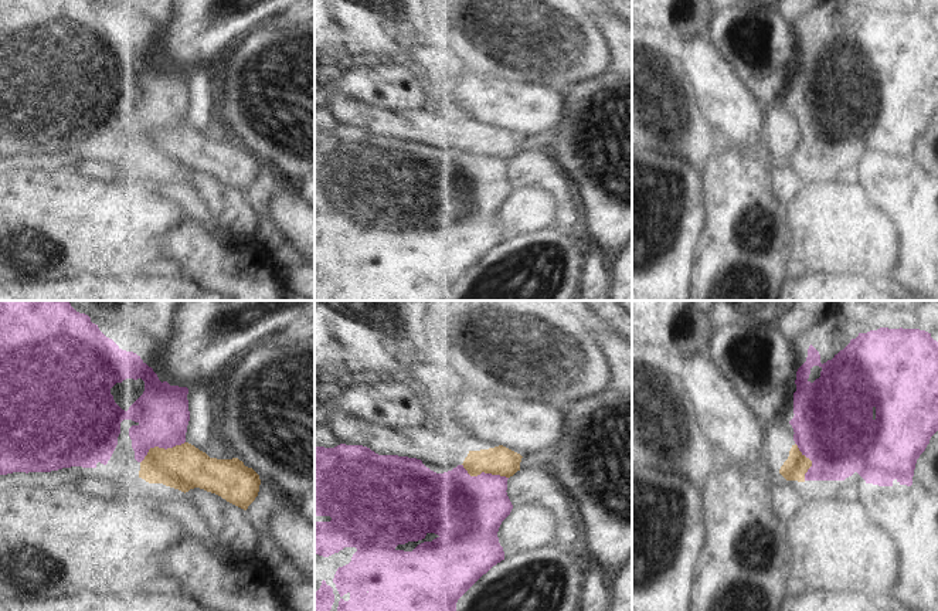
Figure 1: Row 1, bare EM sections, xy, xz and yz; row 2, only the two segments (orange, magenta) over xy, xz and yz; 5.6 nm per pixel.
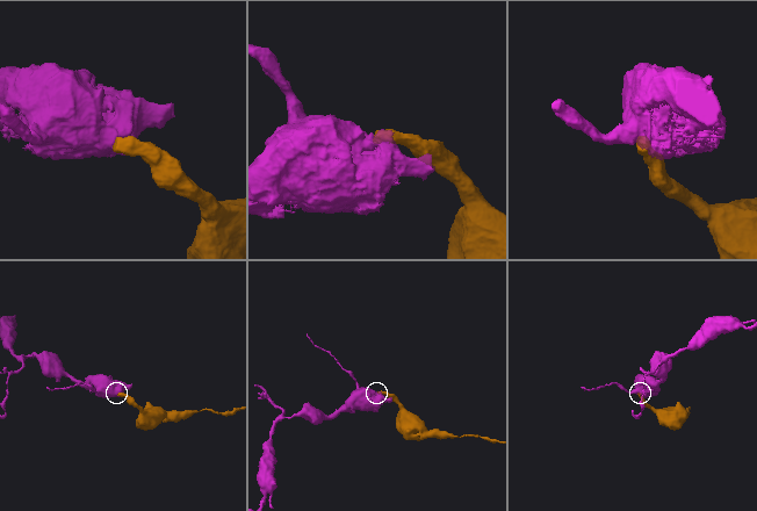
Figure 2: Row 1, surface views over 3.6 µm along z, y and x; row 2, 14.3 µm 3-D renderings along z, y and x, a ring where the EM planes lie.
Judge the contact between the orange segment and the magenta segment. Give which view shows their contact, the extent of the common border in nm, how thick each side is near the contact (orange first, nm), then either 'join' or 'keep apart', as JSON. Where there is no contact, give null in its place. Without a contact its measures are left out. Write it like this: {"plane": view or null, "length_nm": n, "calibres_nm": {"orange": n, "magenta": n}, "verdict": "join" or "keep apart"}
{"plane": "xy", "length_nm": 280, "calibres_nm": {"orange": 260, "magenta": 300}, "verdict": "keep apart"}

